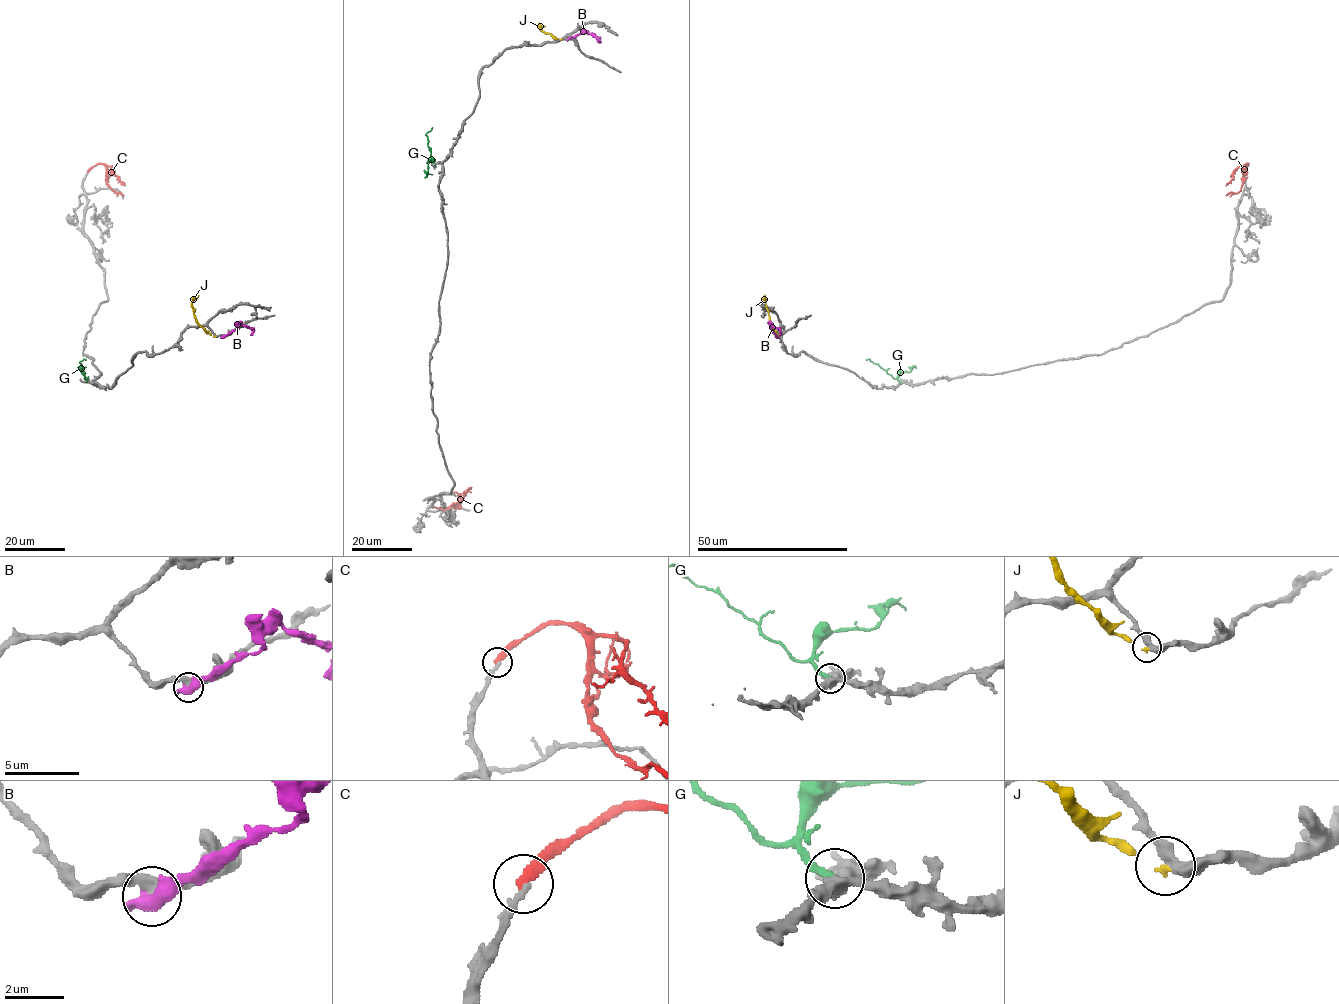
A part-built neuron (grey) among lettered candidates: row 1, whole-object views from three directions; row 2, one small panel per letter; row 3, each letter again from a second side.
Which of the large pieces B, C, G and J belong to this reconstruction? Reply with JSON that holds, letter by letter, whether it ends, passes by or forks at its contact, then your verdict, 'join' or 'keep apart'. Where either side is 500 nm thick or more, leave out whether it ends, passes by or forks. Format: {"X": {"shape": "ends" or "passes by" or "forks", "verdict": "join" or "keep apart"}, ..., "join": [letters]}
{"B": {"verdict": "keep apart"}, "C": {"shape": "ends", "verdict": "join"}, "G": {"shape": "ends", "verdict": "keep apart"}, "J": {"shape": "ends", "verdict": "keep apart"}, "join": ["C"]}

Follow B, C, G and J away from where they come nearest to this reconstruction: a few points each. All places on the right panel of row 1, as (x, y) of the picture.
B: (777, 337), (770, 328), (771, 325), (780, 330), (780, 335)
C: (1245, 171), (1245, 164), (1242, 167), (1242, 188), (1226, 195)
G: (900, 382), (866, 359)
J: (777, 336), (772, 328), (765, 295)

